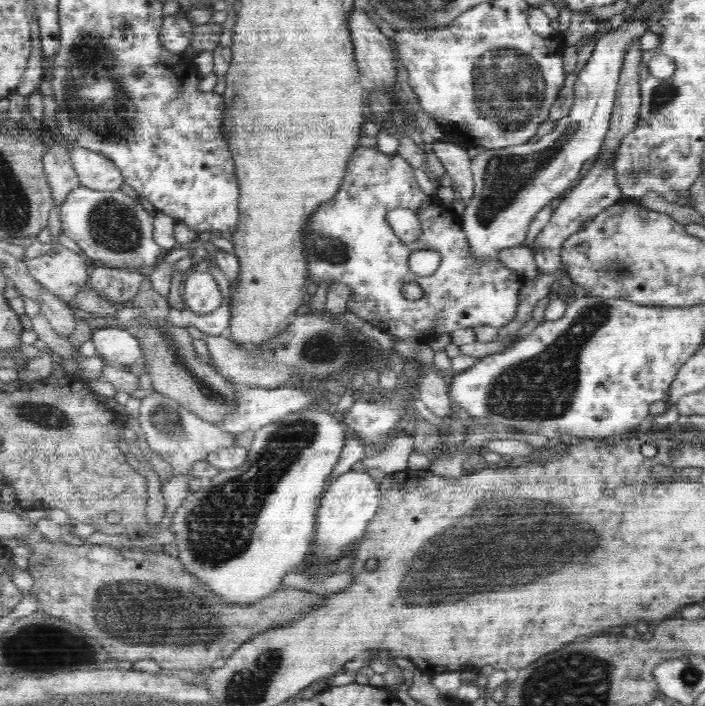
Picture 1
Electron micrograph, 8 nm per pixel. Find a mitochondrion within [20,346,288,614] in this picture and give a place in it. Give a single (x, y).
(165, 420)

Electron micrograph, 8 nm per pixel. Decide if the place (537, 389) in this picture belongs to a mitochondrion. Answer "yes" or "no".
yes

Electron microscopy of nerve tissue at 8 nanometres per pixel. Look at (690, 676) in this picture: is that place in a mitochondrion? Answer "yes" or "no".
yes

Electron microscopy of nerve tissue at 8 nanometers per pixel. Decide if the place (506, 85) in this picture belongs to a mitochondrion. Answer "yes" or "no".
yes

